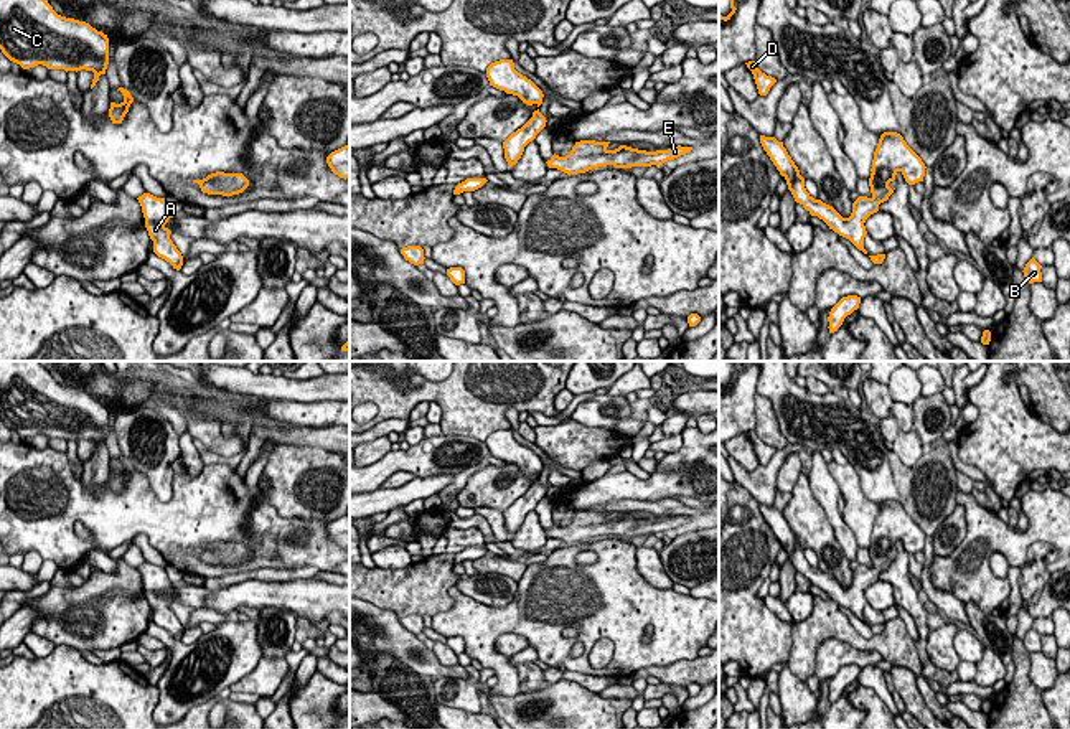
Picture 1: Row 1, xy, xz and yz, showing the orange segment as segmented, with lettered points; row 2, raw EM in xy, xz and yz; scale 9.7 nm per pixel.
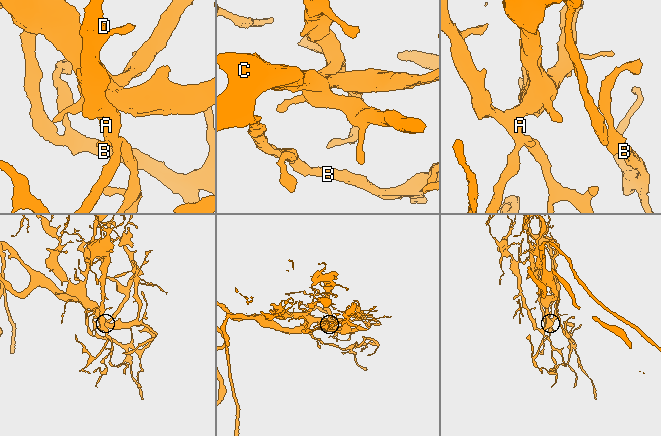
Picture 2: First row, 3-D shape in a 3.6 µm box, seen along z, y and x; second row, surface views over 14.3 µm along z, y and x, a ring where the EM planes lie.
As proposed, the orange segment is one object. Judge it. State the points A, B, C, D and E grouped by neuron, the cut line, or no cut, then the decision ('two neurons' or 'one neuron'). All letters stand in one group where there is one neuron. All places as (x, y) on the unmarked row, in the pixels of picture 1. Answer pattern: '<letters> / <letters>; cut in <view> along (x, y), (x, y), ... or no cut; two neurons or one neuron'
A B C D E; no cut; one neuron

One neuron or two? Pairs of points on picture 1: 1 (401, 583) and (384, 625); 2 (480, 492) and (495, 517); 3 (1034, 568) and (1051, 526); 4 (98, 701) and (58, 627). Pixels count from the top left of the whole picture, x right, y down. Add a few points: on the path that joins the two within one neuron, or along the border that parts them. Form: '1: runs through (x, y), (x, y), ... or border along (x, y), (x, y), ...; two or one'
1: border along (373, 604), (389, 609), (399, 619); two
2: border along (473, 508), (497, 508), (502, 513); two
3: border along (1052, 543), (1034, 541), (1021, 568); two
4: border along (56, 645), (71, 645), (81, 653); two

